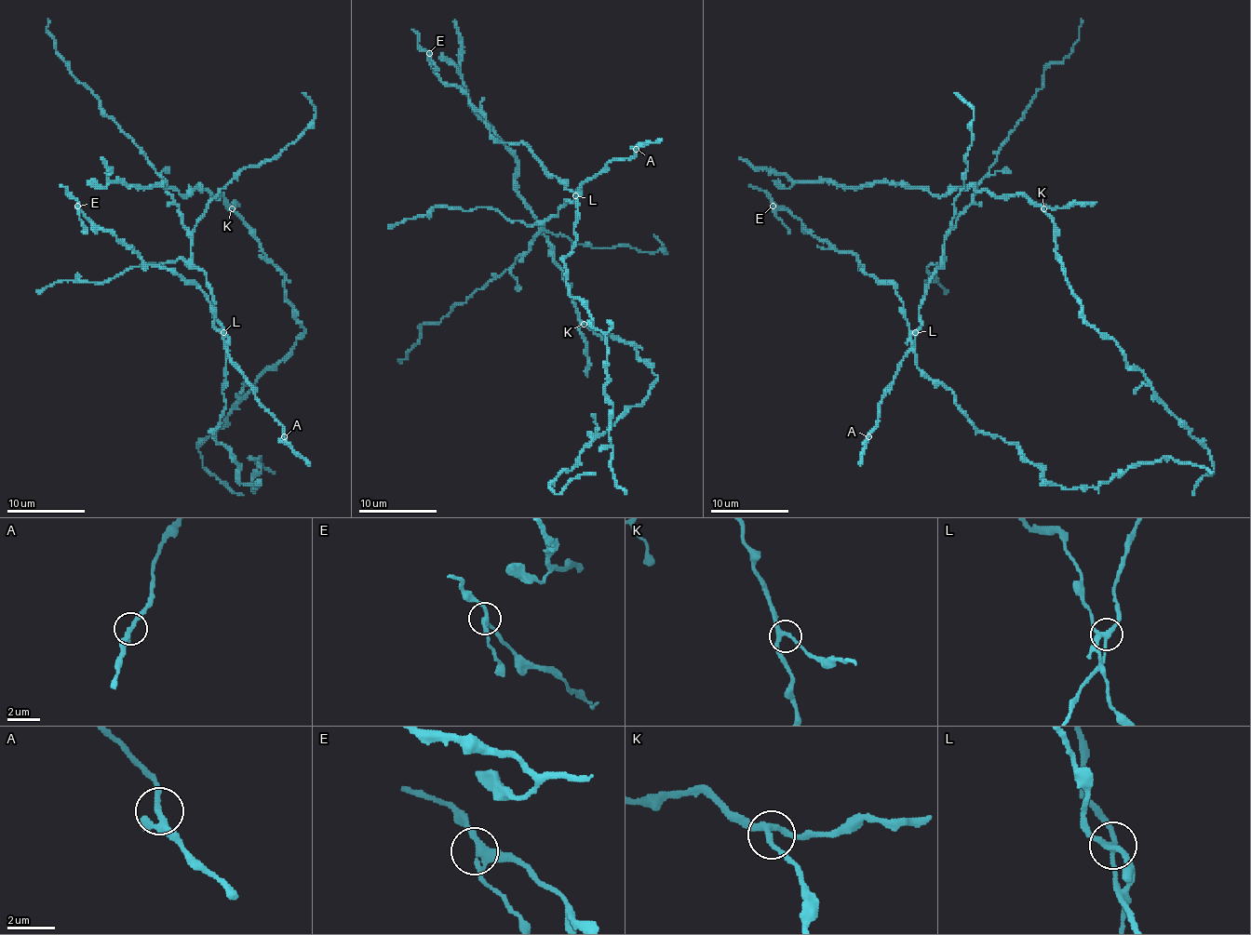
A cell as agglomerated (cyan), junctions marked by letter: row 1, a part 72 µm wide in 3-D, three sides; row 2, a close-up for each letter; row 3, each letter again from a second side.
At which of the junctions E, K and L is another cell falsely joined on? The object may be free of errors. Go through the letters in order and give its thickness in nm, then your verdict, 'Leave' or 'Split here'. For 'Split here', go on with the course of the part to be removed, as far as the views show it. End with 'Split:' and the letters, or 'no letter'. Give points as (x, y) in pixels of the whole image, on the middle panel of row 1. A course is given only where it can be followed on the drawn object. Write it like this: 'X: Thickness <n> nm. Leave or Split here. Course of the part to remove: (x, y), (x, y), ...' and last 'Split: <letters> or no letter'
E: Thickness 300 nm. Leave
K: Thickness 240 nm. Leave
L: Thickness 240 nm. Split here. Course of the part to remove: (575, 195), (571, 201), (566, 199), (527, 252), (500, 277), (439, 322), (420, 326), (420, 340), (400, 361)
Split: L

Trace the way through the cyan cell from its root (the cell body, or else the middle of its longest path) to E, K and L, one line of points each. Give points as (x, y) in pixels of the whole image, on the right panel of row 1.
E: (954, 216), (921, 325), (911, 331), (892, 284), (773, 206)
K: (954, 216), (954, 200), (972, 186), (997, 196), (1022, 194), (1043, 208)
L: (954, 216), (944, 241), (942, 262), (931, 280), (919, 310), (921, 325), (915, 333)

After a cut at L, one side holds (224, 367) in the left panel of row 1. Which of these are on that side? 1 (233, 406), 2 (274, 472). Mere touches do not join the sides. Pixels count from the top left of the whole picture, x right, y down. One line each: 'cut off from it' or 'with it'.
1: with it
2: with it

